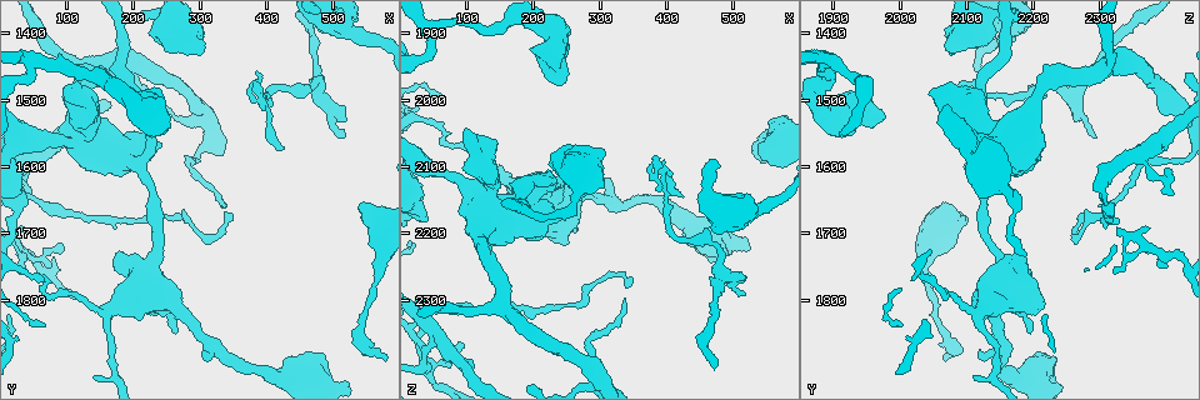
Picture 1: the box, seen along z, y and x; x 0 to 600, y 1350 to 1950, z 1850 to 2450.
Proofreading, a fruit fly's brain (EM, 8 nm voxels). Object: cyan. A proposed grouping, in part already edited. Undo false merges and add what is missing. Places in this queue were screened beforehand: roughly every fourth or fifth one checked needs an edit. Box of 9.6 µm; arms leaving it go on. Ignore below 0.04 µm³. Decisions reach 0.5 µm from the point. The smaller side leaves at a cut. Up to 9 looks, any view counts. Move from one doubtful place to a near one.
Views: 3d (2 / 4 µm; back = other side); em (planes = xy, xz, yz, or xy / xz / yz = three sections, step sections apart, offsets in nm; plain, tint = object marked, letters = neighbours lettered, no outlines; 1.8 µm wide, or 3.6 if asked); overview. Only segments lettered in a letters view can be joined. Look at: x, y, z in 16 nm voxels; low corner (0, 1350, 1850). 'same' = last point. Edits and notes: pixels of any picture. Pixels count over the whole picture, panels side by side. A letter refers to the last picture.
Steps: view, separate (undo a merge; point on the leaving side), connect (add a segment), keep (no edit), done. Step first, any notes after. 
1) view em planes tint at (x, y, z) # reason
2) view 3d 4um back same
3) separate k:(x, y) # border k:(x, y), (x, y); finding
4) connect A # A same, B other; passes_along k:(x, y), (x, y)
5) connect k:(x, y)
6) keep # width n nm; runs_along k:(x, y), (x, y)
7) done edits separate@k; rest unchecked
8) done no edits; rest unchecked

view 3d 2um back at (95, 1725, 2370) # an open end

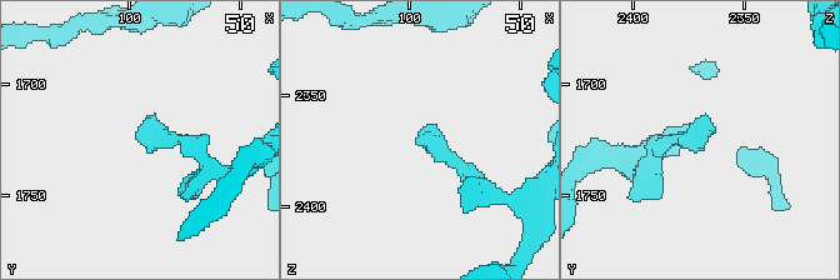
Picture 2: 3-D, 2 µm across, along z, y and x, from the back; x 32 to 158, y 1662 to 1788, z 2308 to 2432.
view em xy step 16 tint at (94, 1721, 2364) # need the tissue

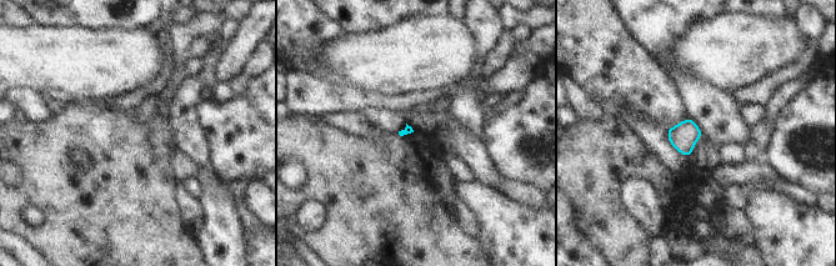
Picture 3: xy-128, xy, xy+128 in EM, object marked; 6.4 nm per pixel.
view em planes letters same

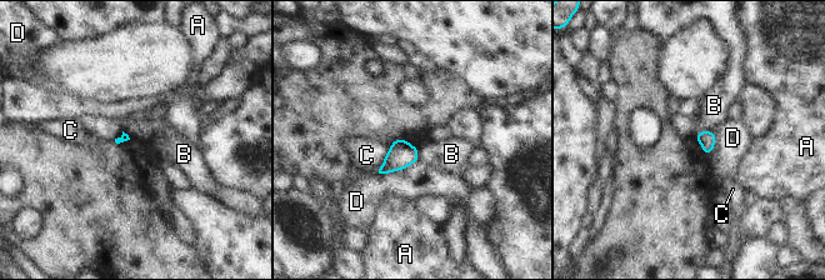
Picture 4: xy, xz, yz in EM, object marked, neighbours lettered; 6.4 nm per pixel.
keep # longest_contact D 300 nm; A other, B other, C other, D other; border 4:(699, 130), (711, 130), (715, 133); none of them fits

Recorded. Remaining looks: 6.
view em 3.6um planes letters at (60, 1580, 2350) # abrupt turn

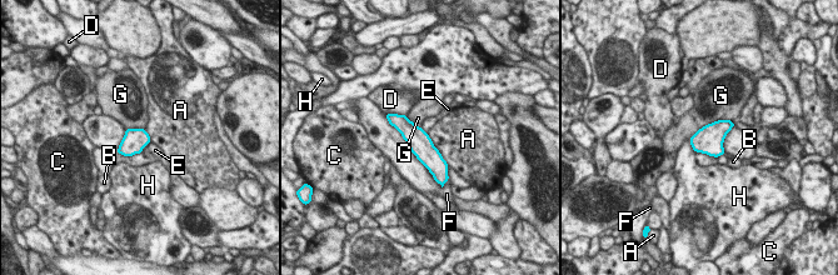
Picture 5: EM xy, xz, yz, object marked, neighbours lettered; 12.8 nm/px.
keep # longest_contact G 600 nm; A other, B other, C other, D other, E other, F other, G other, H other; one neuron here

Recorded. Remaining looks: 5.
view em 3.6um planes letters at (250, 1810, 2215) # stops while still wide

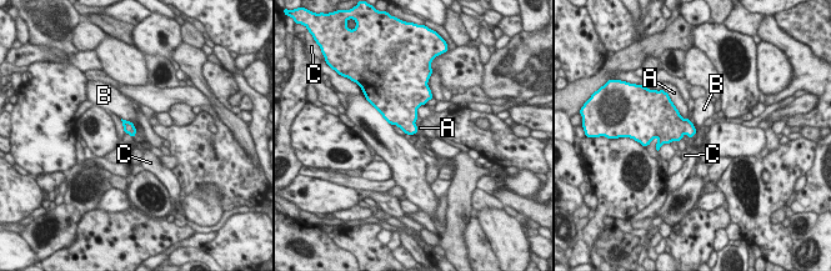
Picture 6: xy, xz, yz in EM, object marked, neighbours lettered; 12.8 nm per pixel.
keep # A other, B other, C other; border 6:(670, 96), (677, 111), (689, 119); none of them fits

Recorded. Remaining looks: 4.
view em planes letters at (475, 1495, 2255) # sudden change in width

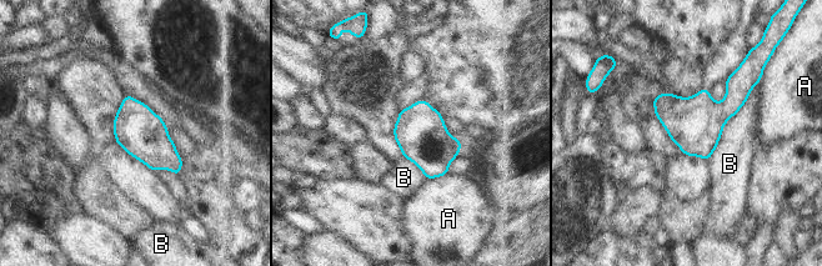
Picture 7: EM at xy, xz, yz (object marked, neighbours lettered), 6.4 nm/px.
keep # width 320 nm; A other, B other; border 7:(757, 84), (726, 123), (707, 160); all the same neuron

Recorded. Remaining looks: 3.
done no edits; rest unchecked

